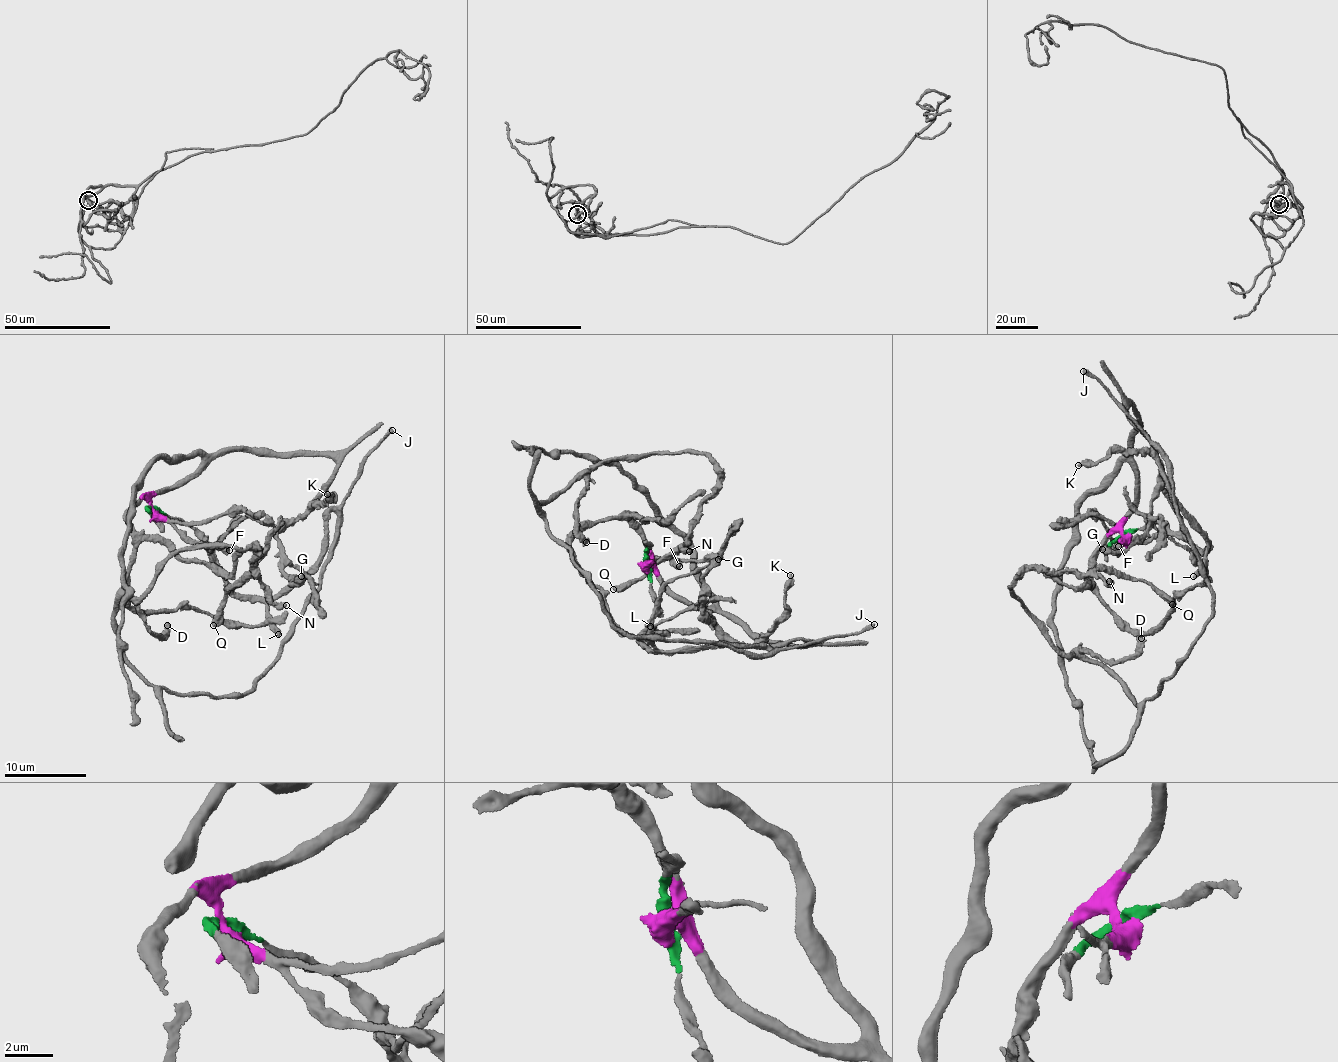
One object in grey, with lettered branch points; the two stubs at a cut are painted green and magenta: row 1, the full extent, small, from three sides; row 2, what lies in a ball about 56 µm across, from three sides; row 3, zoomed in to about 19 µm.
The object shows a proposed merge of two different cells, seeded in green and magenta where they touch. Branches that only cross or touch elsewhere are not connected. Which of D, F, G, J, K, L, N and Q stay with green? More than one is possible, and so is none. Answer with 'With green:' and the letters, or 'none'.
With green: D, J, L, N, Q

